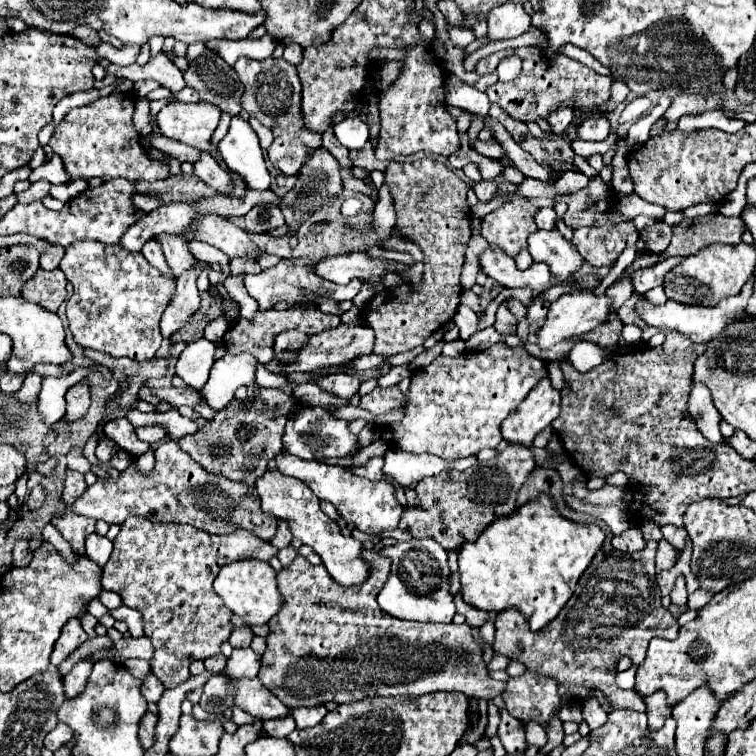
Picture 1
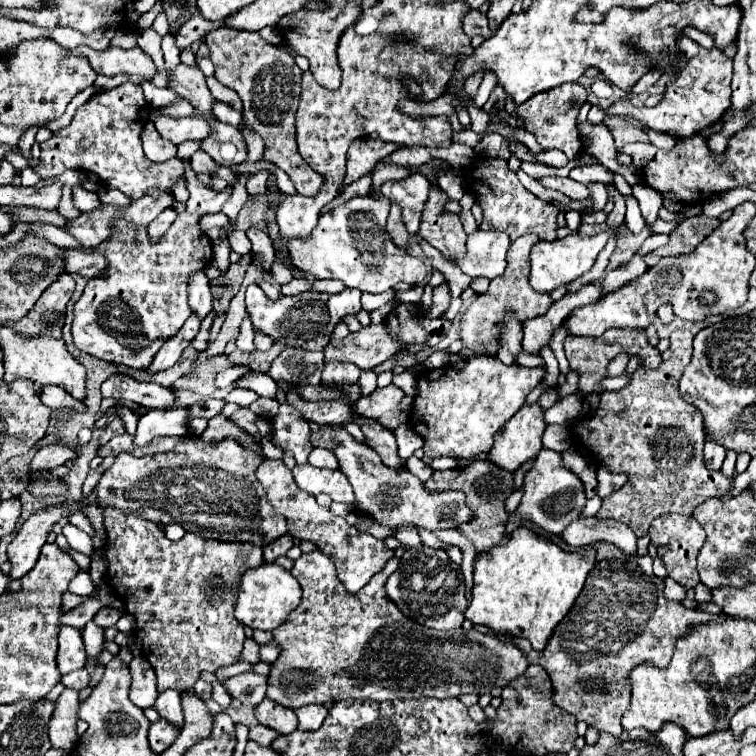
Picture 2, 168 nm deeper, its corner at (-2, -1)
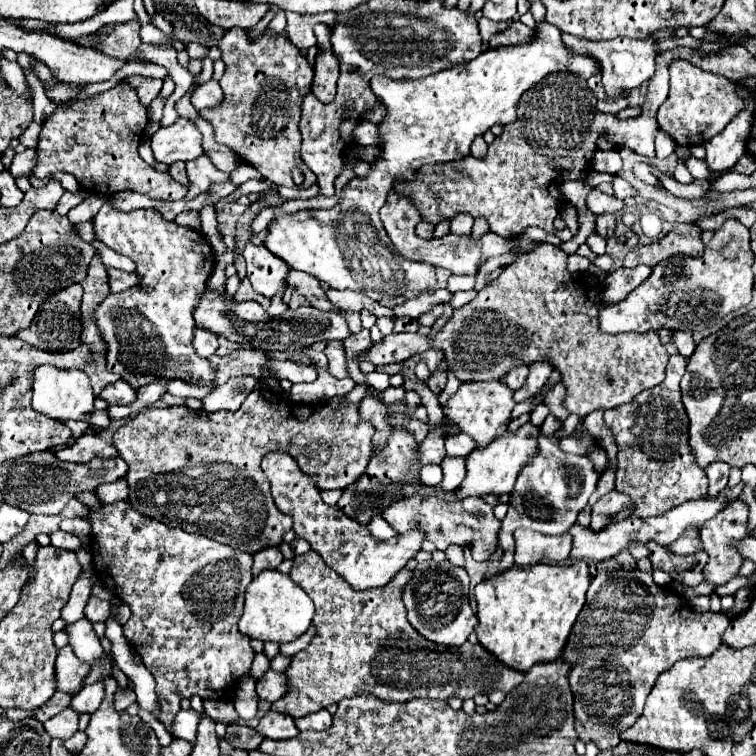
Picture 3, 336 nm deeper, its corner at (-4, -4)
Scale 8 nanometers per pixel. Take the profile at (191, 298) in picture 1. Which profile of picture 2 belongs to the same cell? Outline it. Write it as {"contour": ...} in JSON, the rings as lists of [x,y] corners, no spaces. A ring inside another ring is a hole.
{"contour":[[[192,313],[192,315],[186,319],[186,323],[180,327],[180,331],[178,331],[174,337],[170,337],[170,339],[164,341],[164,345],[162,345],[160,351],[156,353],[156,357],[154,357],[154,361],[152,361],[152,365],[150,365],[148,371],[150,371],[150,373],[156,373],[156,371],[164,371],[164,369],[172,367],[172,365],[180,359],[182,351],[184,351],[184,349],[190,345],[190,341],[196,337],[202,321],[204,321],[202,317],[198,317],[196,313]]]}

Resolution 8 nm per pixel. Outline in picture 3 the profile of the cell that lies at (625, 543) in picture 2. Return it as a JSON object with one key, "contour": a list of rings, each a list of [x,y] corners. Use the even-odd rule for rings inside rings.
{"contour":[[[522,530],[522,536],[514,538],[516,538],[514,564],[518,568],[530,568],[540,562],[566,560],[572,548],[570,534],[546,536],[546,534],[536,534],[534,530]]]}

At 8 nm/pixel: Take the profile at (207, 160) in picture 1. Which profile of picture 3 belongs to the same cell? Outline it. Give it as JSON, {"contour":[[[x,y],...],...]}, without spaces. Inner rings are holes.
{"contour":[[[248,242],[242,256],[246,260],[246,278],[258,294],[272,298],[288,284],[288,266],[284,266],[284,262],[280,262],[280,258],[276,258],[264,244],[254,246]]]}

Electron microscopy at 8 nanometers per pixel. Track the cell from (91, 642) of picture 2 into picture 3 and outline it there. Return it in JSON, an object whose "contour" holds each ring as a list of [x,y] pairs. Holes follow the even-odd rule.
{"contour":[[[96,682],[84,688],[78,696],[74,696],[70,702],[70,708],[76,714],[94,714],[94,710],[102,704],[102,700],[104,700],[104,684]]]}

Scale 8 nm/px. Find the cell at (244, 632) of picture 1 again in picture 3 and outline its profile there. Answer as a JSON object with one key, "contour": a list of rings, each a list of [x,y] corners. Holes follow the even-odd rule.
{"contour":[[[256,654],[254,662],[252,662],[252,668],[250,668],[250,674],[252,674],[252,678],[254,678],[254,680],[260,680],[260,678],[266,674],[266,670],[268,670],[268,668],[270,668],[268,658],[266,658],[264,654]]]}

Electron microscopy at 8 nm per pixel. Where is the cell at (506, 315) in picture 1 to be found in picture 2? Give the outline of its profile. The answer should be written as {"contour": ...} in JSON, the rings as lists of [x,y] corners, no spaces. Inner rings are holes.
{"contour":[[[508,311],[508,315],[502,319],[502,333],[500,333],[500,349],[498,349],[498,359],[502,363],[514,363],[514,355],[522,349],[522,325],[516,321],[518,317]]]}

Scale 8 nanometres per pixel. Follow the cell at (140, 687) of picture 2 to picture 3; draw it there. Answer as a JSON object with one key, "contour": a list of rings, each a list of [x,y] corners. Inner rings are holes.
{"contour":[[[132,688],[114,692],[114,710],[126,710],[132,702],[136,702],[136,694]]]}

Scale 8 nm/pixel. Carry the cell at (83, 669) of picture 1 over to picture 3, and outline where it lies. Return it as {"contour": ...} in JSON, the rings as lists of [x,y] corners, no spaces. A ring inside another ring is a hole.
{"contour":[[[66,708],[66,710],[62,710],[60,714],[56,714],[54,718],[46,720],[46,722],[44,722],[44,728],[46,728],[46,732],[48,732],[52,738],[68,740],[68,738],[78,730],[78,716],[76,716],[74,710]]]}

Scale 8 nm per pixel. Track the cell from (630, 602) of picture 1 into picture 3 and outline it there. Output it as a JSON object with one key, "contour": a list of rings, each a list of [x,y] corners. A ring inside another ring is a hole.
{"contour":[[[644,572],[640,582],[648,582],[646,588],[640,586],[646,614],[584,606],[564,648],[564,660],[574,662],[570,686],[578,736],[582,742],[594,742],[598,750],[618,746],[620,732],[642,716],[644,700],[664,670],[682,658],[712,656],[730,622],[724,614],[694,612],[680,594],[656,586],[652,574]]]}

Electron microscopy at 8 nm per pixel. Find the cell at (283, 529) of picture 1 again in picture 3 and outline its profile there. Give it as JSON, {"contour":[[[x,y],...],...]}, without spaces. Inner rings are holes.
{"contour":[[[276,546],[268,548],[268,550],[260,550],[256,556],[254,556],[254,564],[252,564],[252,574],[258,576],[262,570],[274,570],[280,562],[282,562],[282,554],[278,552]]]}

